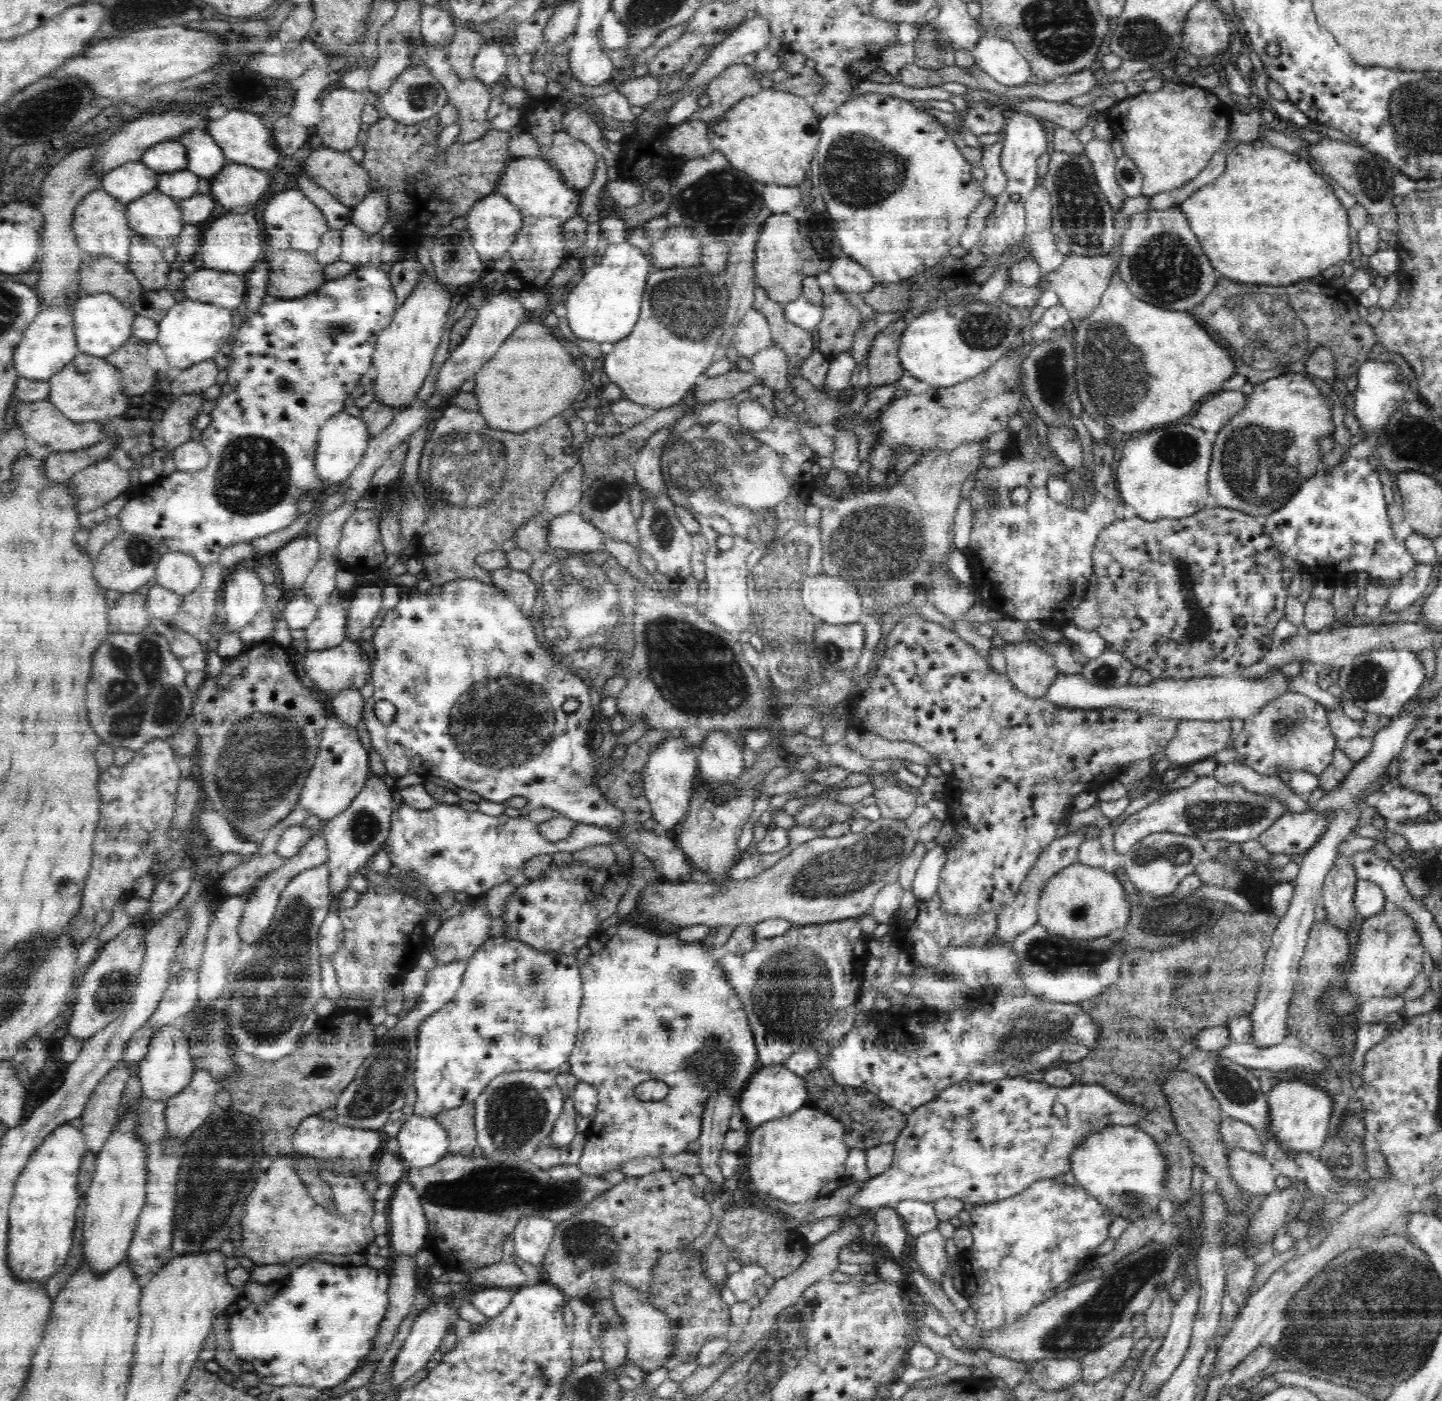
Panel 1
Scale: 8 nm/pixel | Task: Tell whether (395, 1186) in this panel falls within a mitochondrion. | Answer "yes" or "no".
no

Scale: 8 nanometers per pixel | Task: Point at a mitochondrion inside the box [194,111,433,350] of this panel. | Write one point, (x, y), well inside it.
(332, 328)

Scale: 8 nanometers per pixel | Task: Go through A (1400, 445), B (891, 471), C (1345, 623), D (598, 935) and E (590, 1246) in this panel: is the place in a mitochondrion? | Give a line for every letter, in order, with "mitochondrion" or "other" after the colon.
A: mitochondrion
B: other
C: other
D: other
E: mitochondrion

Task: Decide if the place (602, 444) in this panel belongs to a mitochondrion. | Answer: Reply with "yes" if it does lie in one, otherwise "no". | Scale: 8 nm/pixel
no

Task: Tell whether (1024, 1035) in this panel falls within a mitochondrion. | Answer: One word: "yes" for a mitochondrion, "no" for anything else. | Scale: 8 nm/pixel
yes

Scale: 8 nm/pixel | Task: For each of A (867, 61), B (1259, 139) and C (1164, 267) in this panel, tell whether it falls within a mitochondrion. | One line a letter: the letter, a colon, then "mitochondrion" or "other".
A: other
B: other
C: mitochondrion

